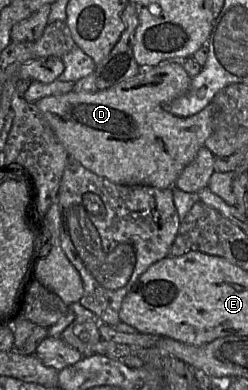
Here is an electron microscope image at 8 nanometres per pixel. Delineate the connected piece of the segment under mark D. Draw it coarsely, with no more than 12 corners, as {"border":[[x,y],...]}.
{"border":[[180,62],[35,104],[69,156],[167,189],[213,130]]}

